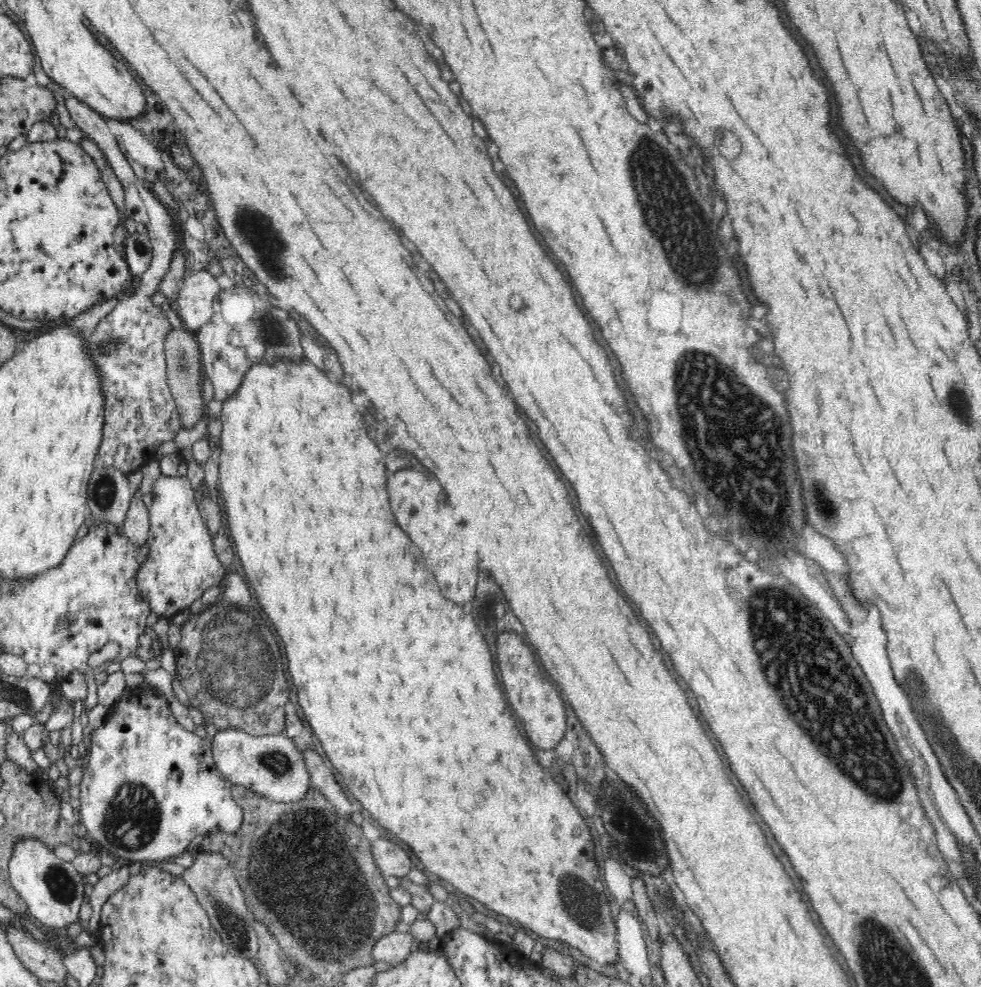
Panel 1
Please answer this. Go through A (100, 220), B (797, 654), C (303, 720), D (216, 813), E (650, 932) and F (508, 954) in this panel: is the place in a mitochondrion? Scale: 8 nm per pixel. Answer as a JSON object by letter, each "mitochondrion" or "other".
{"A":"other","B":"mitochondrion","C":"other","D":"other","E":"other","F":"other"}

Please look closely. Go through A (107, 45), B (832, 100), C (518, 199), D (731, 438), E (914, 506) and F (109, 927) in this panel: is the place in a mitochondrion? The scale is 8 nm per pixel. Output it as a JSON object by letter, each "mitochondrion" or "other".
{"A":"other","B":"other","C":"other","D":"mitochondrion","E":"other","F":"other"}

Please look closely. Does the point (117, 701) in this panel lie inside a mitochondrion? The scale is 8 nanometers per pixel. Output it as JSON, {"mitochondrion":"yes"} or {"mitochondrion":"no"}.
{"mitochondrion":"no"}

